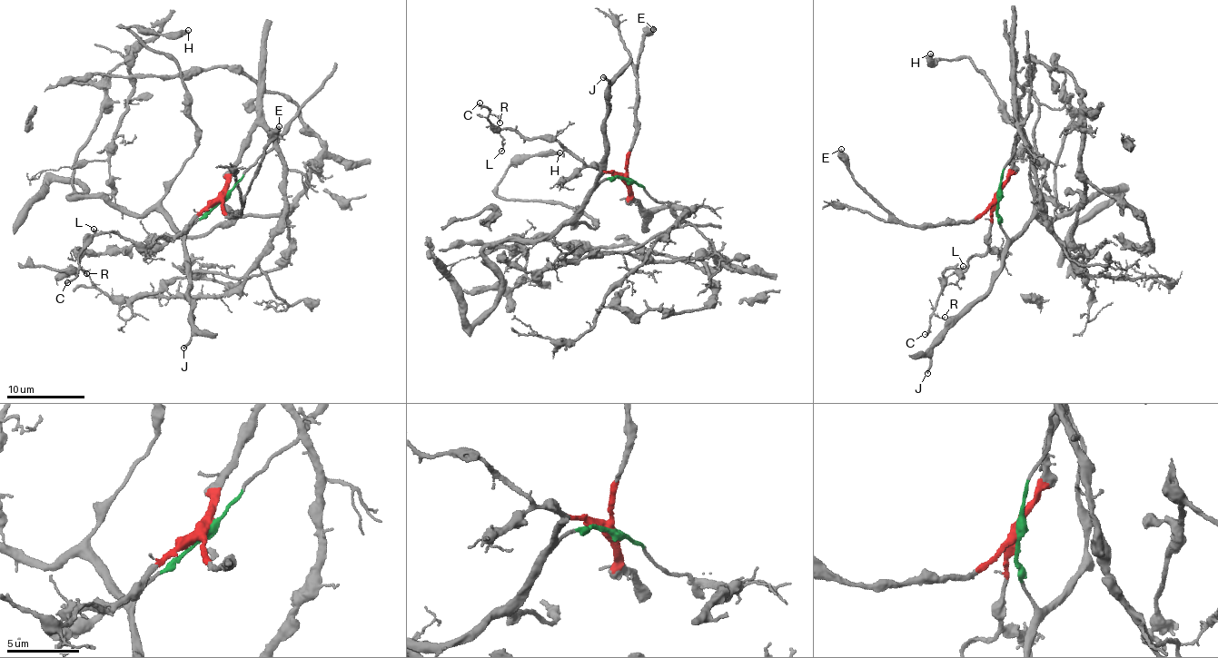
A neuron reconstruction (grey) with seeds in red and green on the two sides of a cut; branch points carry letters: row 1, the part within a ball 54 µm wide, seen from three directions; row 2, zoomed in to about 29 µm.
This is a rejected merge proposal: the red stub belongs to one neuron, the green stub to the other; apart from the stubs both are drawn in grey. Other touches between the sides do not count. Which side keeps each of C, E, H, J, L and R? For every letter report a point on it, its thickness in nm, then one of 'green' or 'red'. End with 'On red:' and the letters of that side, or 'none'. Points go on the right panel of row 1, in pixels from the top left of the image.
C: at (925, 334); 240 nm thick; red
E: at (841, 149); 480 nm thick; red
H: at (930, 54); 340 nm thick; green
J: at (927, 373); 240 nm thick; green
L: at (963, 266); 130 nm thick; red
R: at (945, 317); 80 nm thick; red
On red: C, E, L, R

